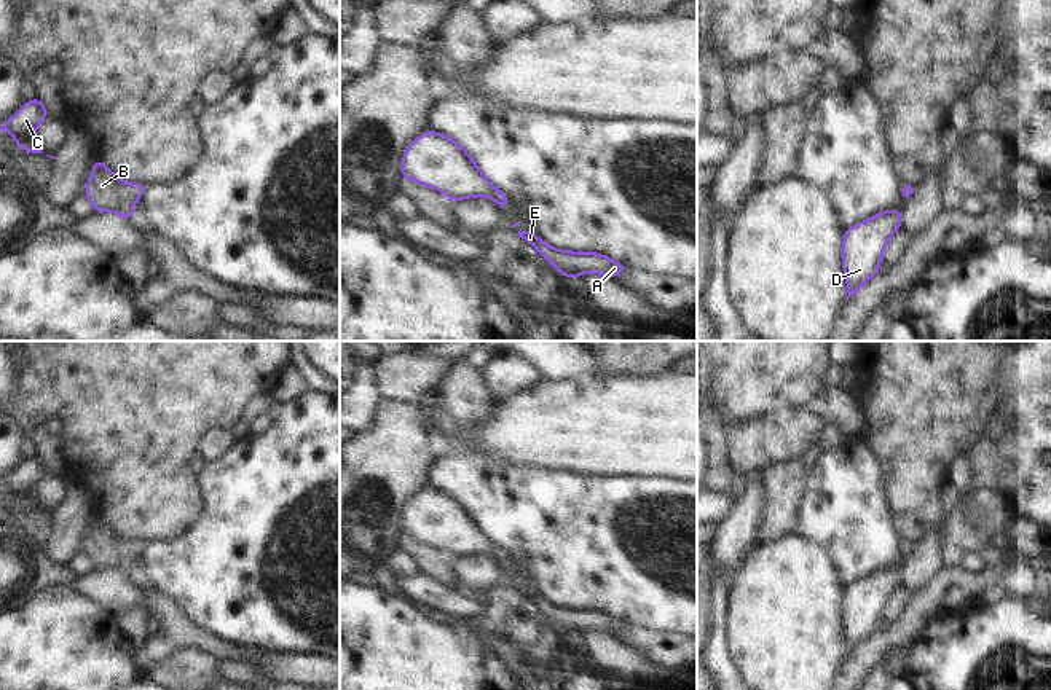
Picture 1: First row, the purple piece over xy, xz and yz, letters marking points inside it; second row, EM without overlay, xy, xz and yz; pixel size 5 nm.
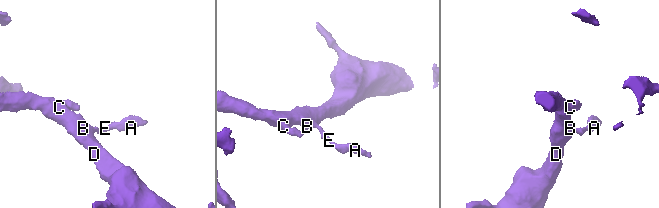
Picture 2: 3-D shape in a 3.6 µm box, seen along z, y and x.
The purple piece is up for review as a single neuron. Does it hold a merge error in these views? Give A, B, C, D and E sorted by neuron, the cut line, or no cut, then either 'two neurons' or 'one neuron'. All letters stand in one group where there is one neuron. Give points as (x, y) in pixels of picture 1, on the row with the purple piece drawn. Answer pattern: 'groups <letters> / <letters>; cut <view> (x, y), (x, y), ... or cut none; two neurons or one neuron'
groups A B C D E; cut none; one neuron

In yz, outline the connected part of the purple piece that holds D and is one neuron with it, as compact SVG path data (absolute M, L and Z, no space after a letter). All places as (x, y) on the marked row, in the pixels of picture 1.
M884 210L844 231L842 265L847 280L847 300L879 274L885 245L901 228L903 210Z

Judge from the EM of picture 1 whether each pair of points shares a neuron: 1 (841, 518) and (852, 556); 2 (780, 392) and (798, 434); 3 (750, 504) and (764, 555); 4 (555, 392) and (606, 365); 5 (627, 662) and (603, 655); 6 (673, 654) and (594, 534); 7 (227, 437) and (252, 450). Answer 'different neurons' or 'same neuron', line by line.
1: same neuron
2: different neurons
3: different neurons
4: different neurons
5: same neuron
6: different neurons
7: different neurons

